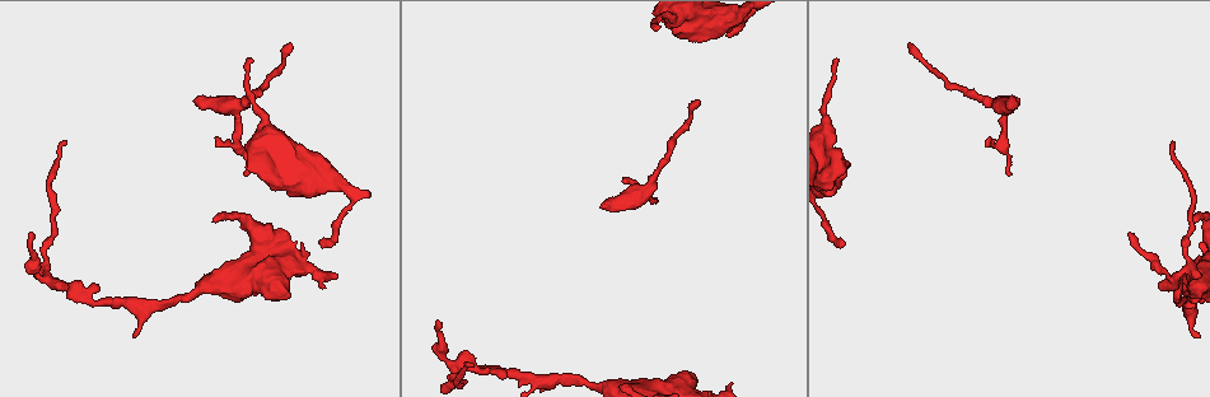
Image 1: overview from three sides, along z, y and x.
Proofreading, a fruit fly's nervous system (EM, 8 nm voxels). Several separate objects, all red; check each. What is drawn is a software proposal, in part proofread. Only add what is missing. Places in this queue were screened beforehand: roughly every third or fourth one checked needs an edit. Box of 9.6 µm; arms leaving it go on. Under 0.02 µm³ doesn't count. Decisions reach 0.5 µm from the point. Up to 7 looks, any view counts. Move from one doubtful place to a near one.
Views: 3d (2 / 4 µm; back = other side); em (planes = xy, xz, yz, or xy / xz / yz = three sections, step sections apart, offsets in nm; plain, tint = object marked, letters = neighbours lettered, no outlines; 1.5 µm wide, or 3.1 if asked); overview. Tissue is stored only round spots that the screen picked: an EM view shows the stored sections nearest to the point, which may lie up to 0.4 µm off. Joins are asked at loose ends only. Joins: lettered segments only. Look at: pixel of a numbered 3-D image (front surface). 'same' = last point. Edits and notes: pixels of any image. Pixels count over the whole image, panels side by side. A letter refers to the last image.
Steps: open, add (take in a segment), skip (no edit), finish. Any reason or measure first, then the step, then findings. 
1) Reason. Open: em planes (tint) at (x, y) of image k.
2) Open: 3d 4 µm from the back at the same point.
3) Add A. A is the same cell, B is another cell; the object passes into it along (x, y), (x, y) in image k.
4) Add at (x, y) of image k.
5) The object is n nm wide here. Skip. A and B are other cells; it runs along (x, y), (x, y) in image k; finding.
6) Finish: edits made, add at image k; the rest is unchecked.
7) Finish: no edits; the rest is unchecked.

Free end. Open: em planes (letters) at (436, 324) of image 1.

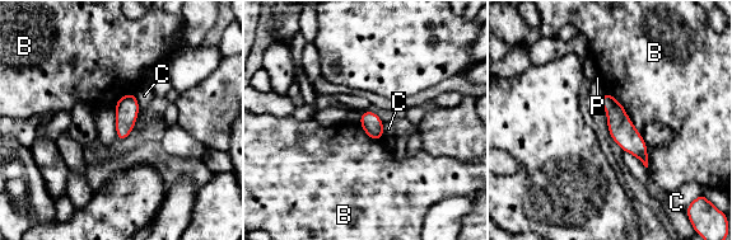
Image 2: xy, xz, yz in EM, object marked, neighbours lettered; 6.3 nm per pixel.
The object is 130 nm wide here. Skip. B, C and P are other cells; it runs along (605, 97), (623, 132), (644, 159) in image 2; none of them fits.

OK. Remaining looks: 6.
Open: em xz step 8 (letters) at (699, 101) of image 1.

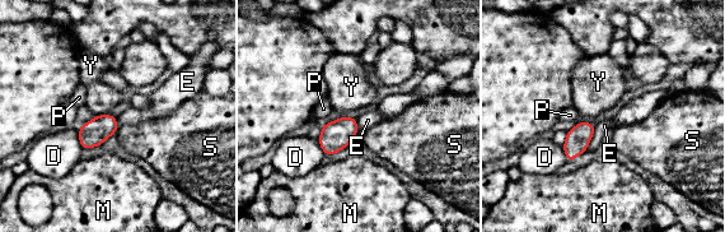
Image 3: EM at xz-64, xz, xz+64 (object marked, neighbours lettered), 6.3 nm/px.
The object is 140 nm wide here. Skip. D, E, M, P, S and Y are other cells; a border runs along (356, 120), (359, 130) in image 3; no lettered segment goes on from it.

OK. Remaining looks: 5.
Thin end. Open: em planes (letters) at (844, 241) of image 1.

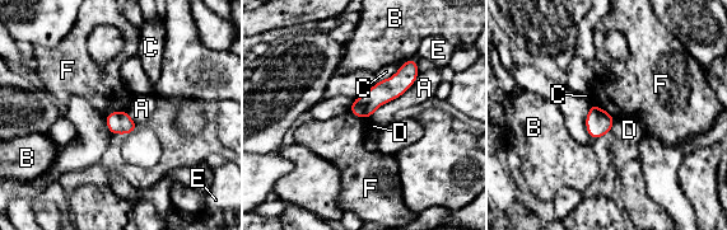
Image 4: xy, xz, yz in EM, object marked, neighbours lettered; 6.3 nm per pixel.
Skip. A, B, C, D, E and F are other cells; it runs along (414, 64), (388, 89), (353, 109) in image 4; no lettered segment goes on from it.

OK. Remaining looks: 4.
Finish: no edits; the rest is unchecked.

